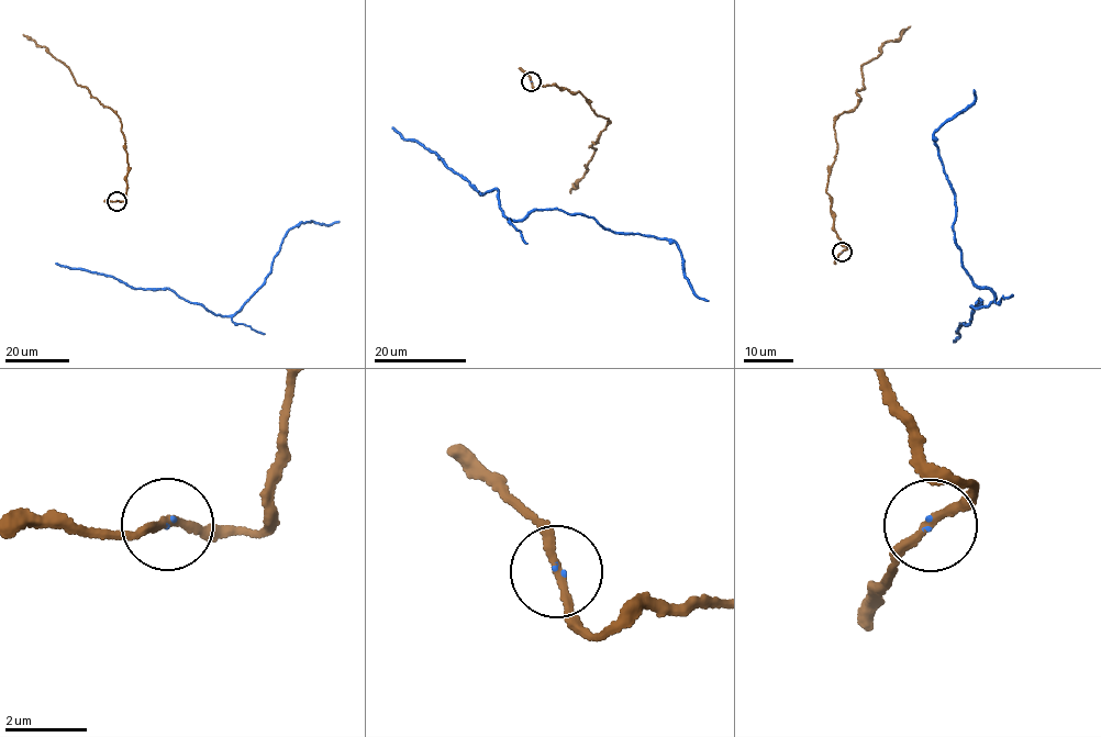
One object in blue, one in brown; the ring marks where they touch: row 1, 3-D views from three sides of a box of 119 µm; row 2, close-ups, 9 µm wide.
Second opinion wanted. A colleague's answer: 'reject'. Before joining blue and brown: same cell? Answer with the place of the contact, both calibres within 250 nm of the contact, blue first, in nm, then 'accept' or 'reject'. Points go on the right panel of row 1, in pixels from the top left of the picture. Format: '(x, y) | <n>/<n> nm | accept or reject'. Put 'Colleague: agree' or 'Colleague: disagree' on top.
Colleague: disagree
(842, 252) | 50/180 nm | accept

